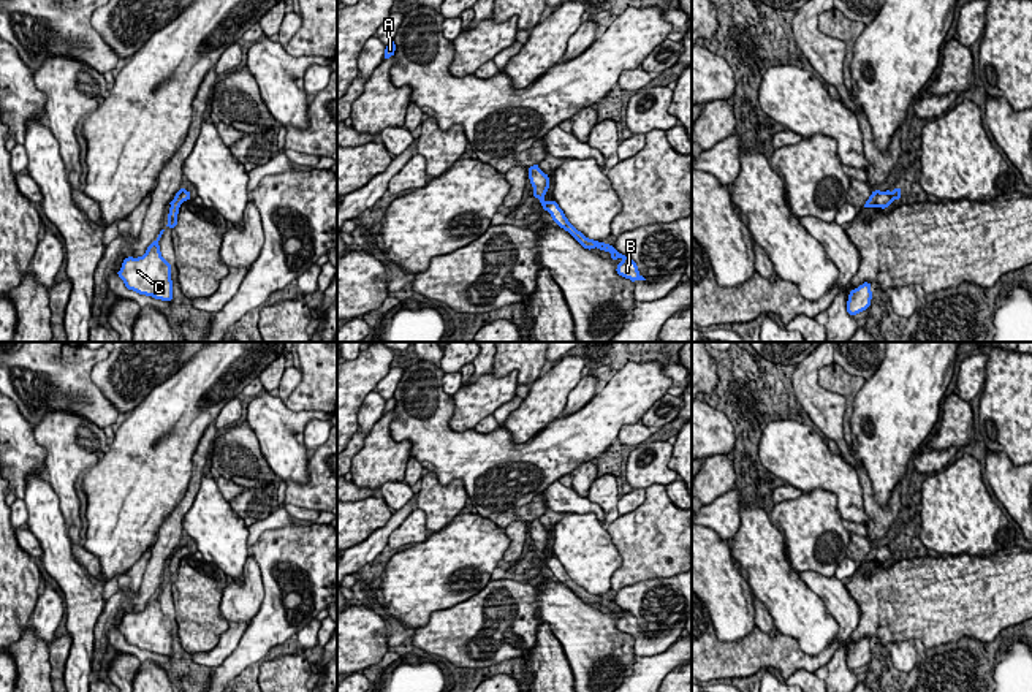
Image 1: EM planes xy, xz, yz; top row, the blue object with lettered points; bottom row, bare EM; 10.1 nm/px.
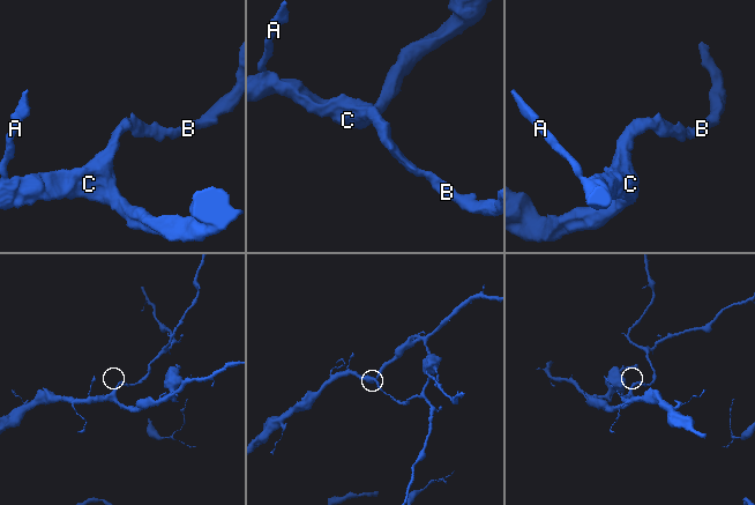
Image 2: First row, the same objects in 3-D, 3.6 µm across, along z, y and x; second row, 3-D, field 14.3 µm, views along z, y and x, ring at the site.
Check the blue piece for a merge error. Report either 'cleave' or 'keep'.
keep

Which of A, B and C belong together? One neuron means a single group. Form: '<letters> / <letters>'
A B C

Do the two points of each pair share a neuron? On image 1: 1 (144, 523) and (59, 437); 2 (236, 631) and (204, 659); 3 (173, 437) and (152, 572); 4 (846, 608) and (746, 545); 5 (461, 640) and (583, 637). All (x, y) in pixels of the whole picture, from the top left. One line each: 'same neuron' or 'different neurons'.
1: different neurons
2: same neuron
3: different neurons
4: same neuron
5: same neuron

